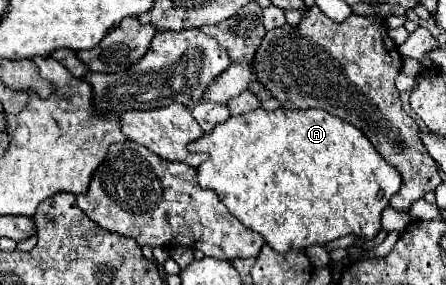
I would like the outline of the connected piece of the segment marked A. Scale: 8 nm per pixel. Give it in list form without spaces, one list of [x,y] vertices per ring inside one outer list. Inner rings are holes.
[[[257,108],[247,114],[231,116],[227,122],[217,124],[213,132],[187,144],[187,150],[209,156],[209,162],[197,168],[199,186],[215,190],[229,212],[241,220],[243,226],[259,232],[277,252],[327,244],[345,234],[373,238],[381,230],[381,212],[389,204],[389,198],[401,188],[401,174],[385,162],[355,126],[317,108]]]

